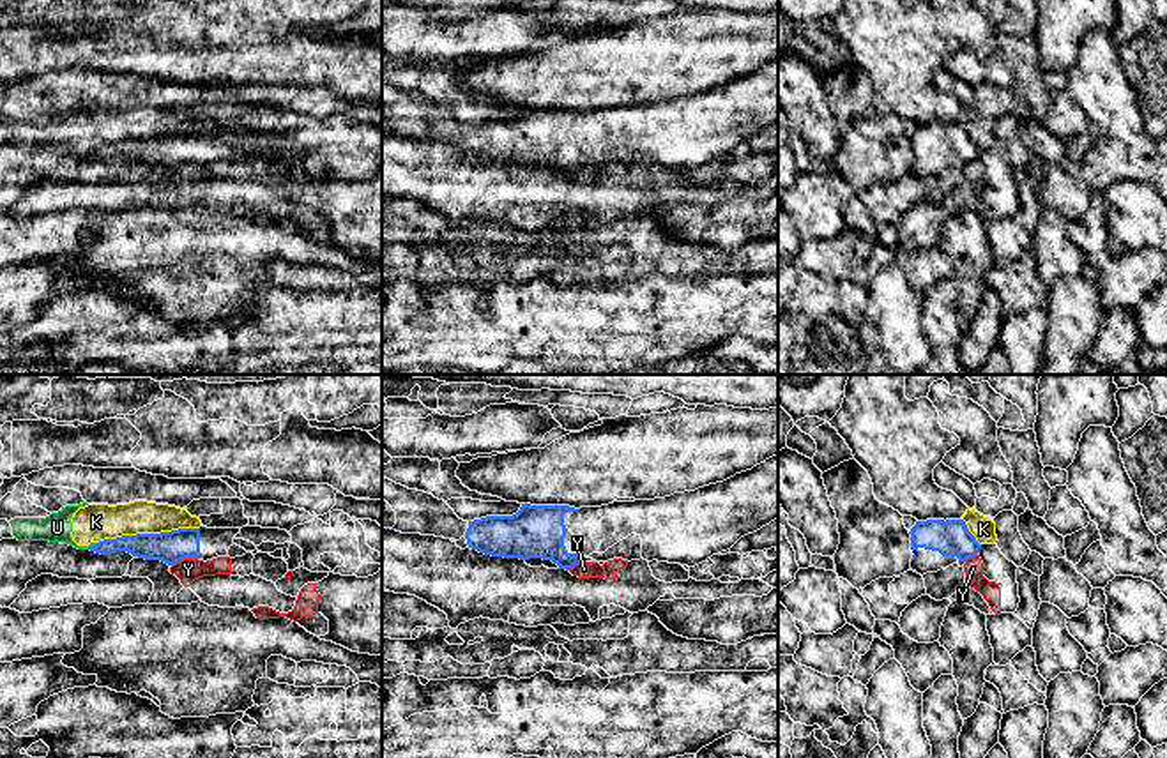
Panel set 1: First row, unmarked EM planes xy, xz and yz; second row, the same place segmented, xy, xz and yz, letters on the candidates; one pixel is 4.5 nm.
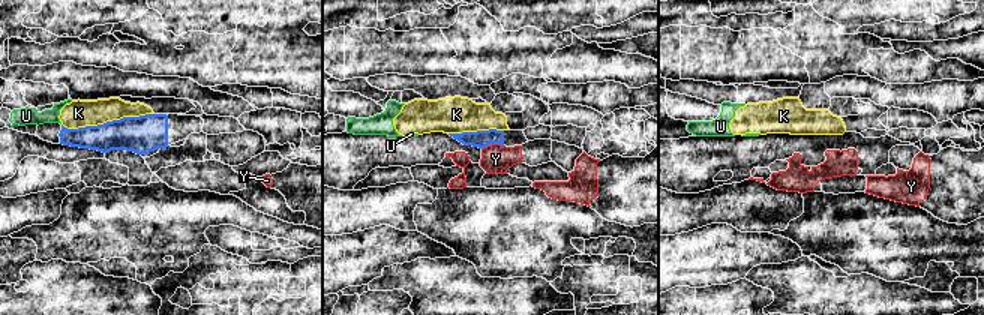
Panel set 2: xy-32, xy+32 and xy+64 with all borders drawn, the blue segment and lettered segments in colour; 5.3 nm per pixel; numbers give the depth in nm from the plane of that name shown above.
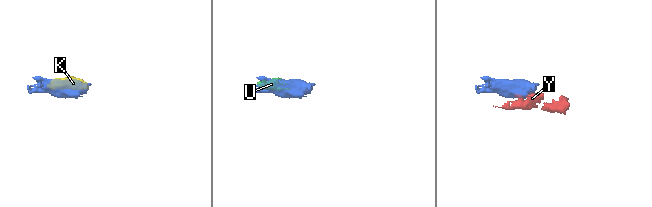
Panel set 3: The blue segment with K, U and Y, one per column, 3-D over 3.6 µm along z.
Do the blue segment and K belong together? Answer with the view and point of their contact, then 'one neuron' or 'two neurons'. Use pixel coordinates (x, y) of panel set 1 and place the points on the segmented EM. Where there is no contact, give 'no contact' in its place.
contact xy (147, 534); one neuron

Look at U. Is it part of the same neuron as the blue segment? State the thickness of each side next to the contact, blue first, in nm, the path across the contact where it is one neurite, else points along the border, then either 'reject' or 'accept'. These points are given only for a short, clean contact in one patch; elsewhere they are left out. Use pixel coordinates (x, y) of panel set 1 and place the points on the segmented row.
120 nm thick on the blue side, 140 nm on the other; border along xy (98, 543), (87, 548); reject

